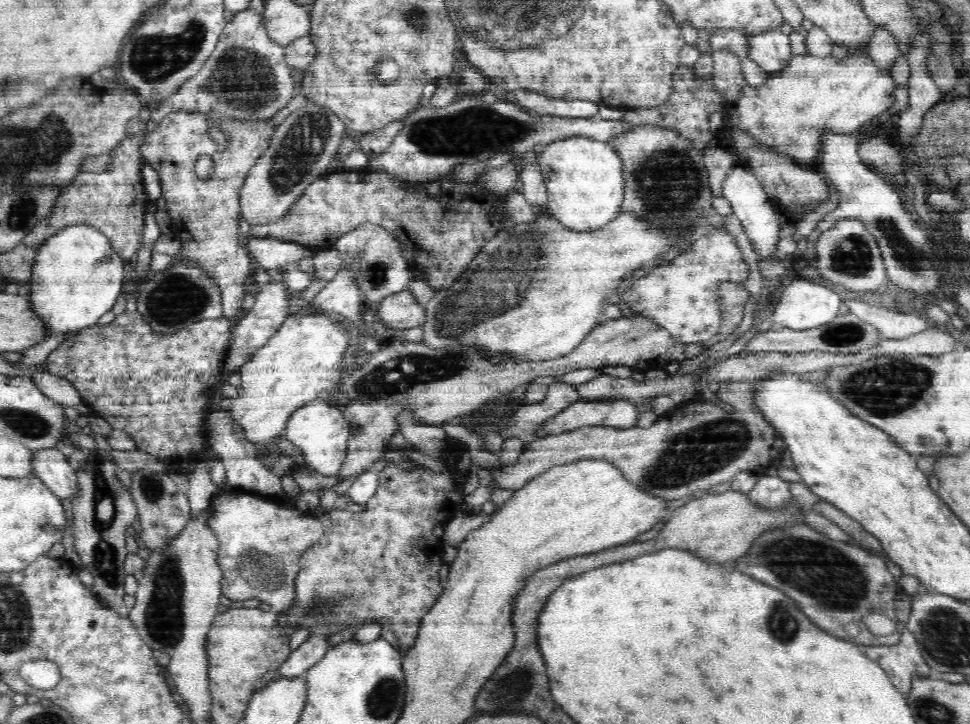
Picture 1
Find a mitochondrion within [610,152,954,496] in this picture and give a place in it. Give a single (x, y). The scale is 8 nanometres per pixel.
(707, 447)

